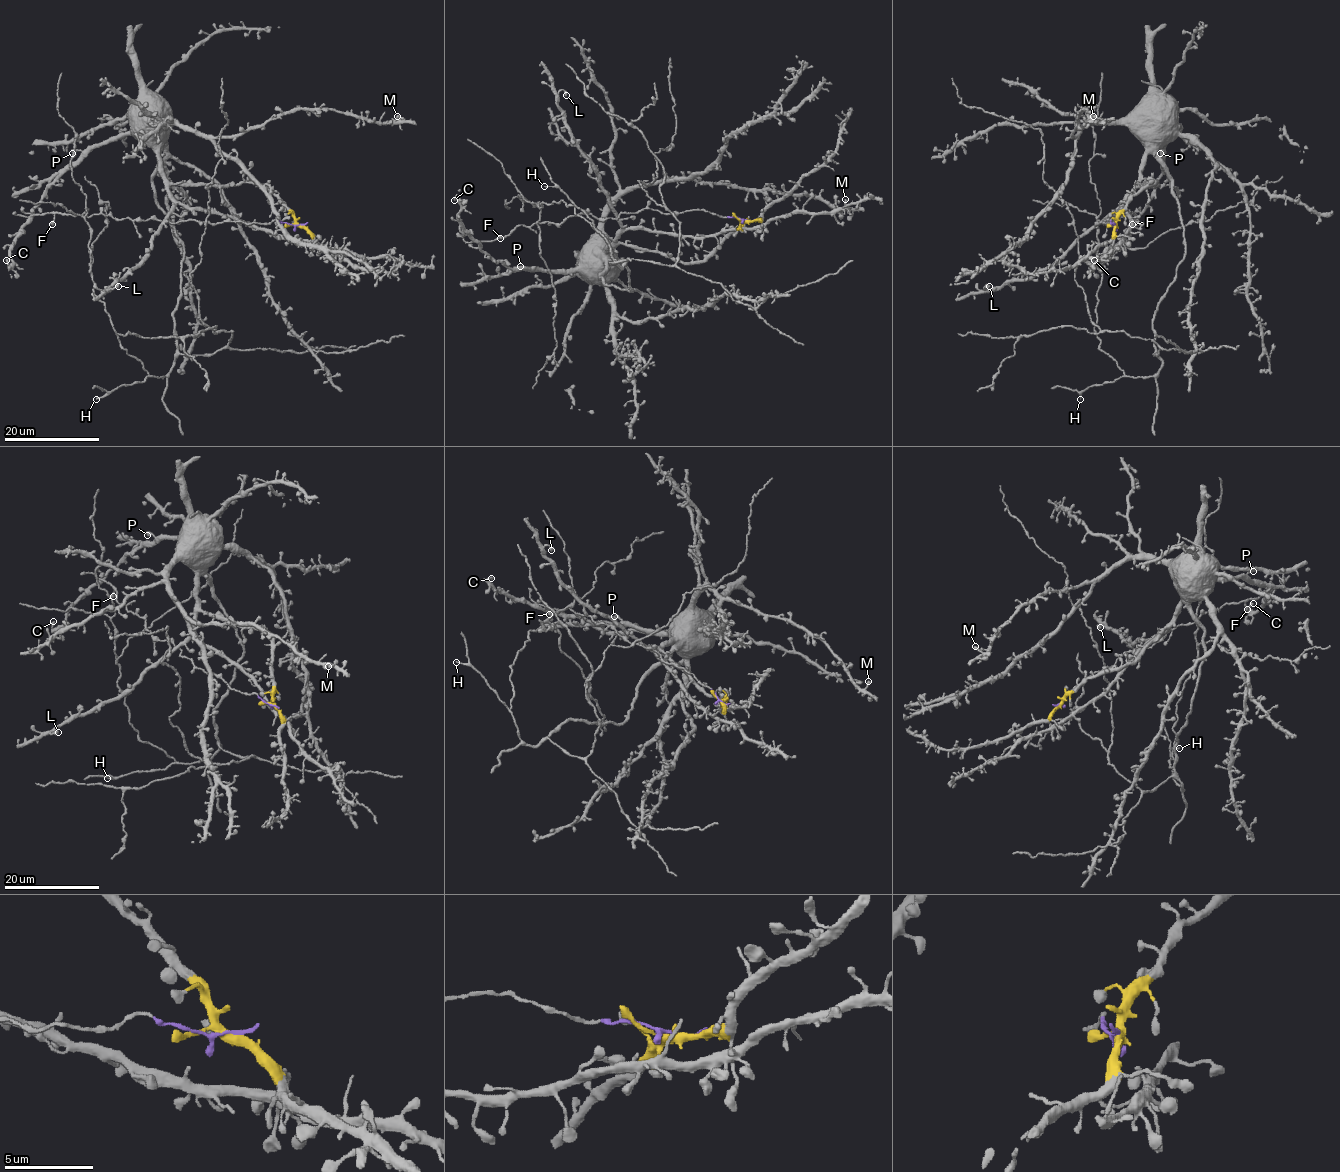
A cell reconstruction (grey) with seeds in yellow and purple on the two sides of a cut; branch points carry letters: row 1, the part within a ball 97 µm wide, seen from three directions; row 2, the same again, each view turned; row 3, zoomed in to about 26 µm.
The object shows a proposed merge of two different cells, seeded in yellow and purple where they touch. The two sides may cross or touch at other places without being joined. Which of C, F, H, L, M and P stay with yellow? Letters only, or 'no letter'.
C, H, L, M, P

